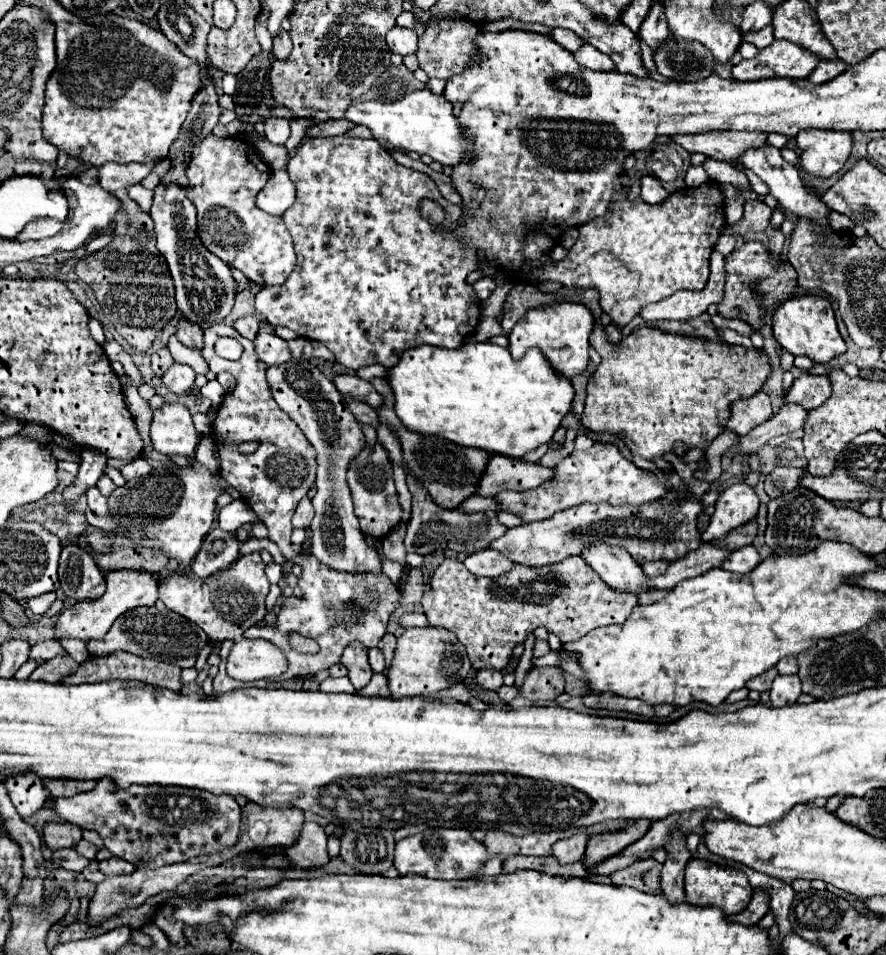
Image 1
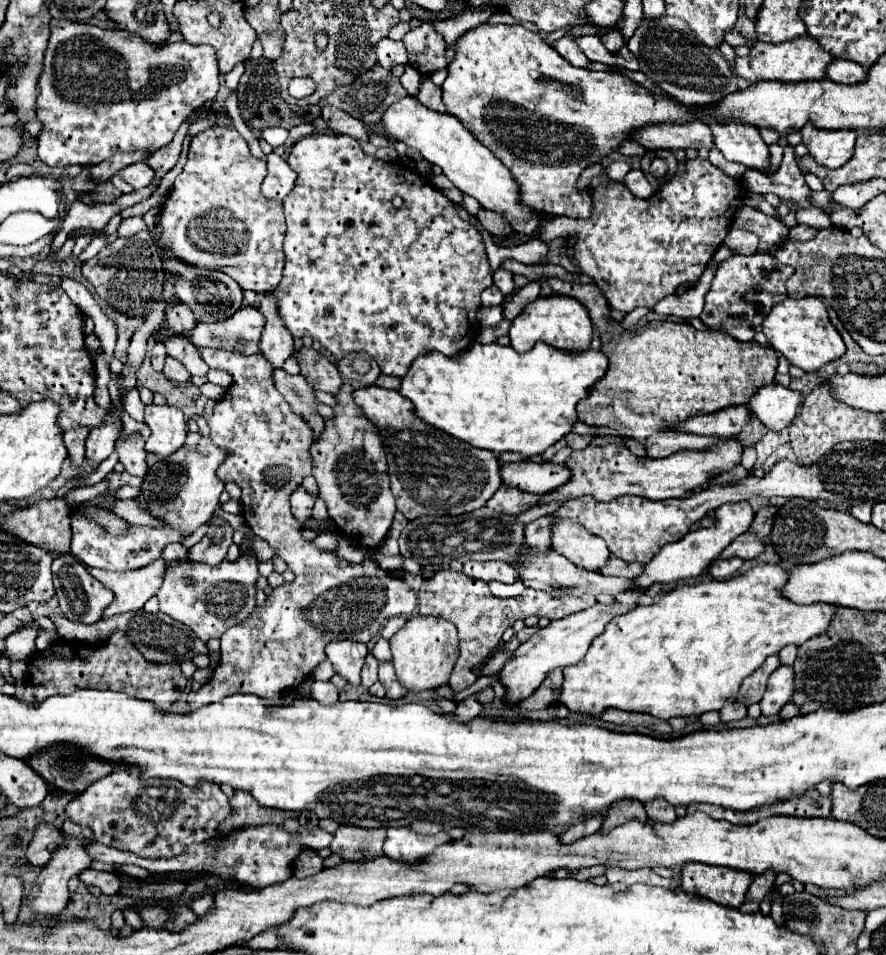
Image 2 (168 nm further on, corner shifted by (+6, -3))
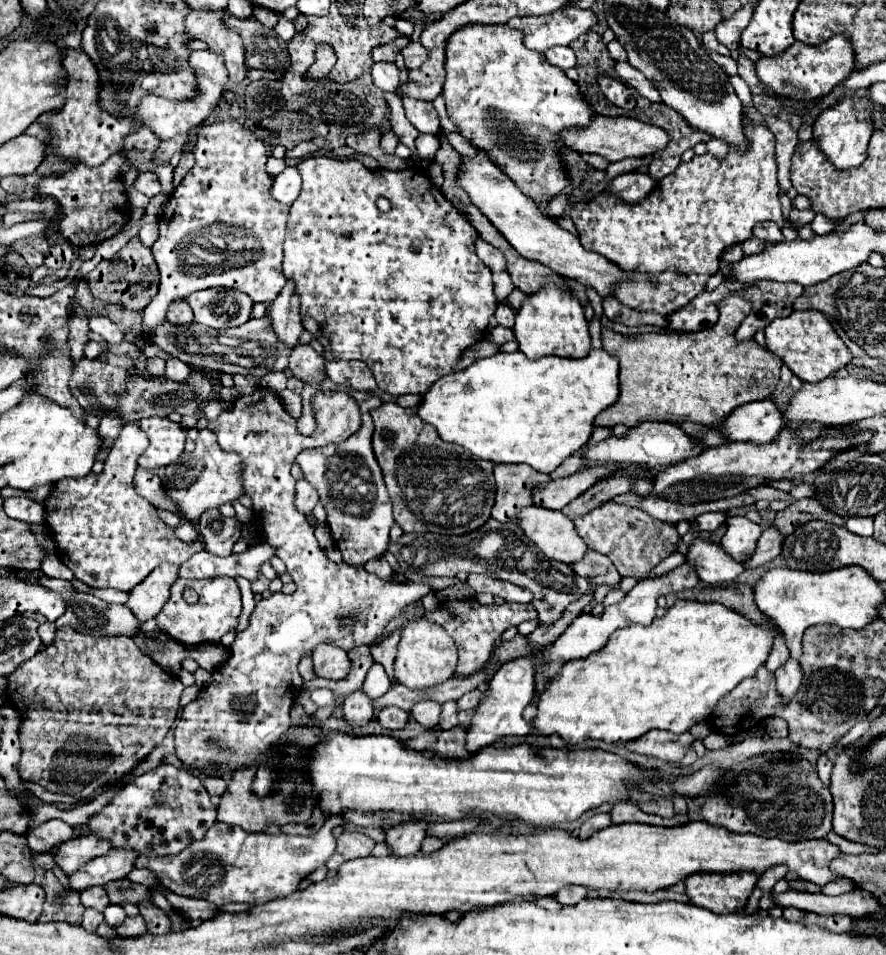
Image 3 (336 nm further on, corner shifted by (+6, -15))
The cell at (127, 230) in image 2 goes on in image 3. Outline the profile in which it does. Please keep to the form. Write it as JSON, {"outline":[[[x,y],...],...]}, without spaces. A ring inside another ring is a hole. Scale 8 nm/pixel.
{"outline":[[[146,224],[146,226],[140,230],[138,238],[142,240],[142,244],[146,244],[146,246],[150,248],[150,246],[156,242],[156,238],[158,238],[158,224]]]}

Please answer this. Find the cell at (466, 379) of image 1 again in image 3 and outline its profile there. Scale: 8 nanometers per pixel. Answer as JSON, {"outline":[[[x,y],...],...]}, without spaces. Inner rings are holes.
{"outline":[[[590,350],[586,358],[544,356],[528,360],[522,352],[498,352],[490,358],[476,360],[472,366],[442,376],[422,396],[418,418],[432,424],[446,442],[464,446],[474,456],[494,464],[528,464],[538,472],[550,474],[570,454],[586,446],[592,434],[592,420],[618,400],[618,360],[604,350]]]}

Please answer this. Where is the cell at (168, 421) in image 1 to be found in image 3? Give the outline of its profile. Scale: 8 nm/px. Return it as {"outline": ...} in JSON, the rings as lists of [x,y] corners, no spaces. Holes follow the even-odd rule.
{"outline":[[[144,418],[140,428],[148,434],[150,446],[138,458],[138,466],[146,470],[156,470],[172,464],[184,452],[186,432],[180,424],[168,418]]]}

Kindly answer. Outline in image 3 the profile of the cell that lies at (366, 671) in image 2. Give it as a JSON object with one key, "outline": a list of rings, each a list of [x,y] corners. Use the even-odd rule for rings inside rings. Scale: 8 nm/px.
{"outline":[[[356,690],[344,700],[344,718],[350,720],[354,728],[364,726],[372,718],[372,714],[374,714],[374,706],[364,690]]]}

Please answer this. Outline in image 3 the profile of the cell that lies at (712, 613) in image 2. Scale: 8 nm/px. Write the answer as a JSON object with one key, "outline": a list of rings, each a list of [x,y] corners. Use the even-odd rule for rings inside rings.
{"outline":[[[676,600],[676,604],[670,606],[662,618],[654,618],[654,622],[650,626],[626,626],[626,628],[620,628],[620,630],[616,630],[610,636],[610,642],[600,652],[594,652],[594,654],[590,654],[584,660],[566,662],[564,668],[560,670],[558,678],[554,680],[554,684],[550,682],[550,686],[546,688],[546,692],[540,696],[540,700],[538,700],[538,714],[534,718],[534,726],[538,728],[538,734],[546,734],[548,736],[548,734],[554,734],[556,732],[568,744],[578,744],[584,738],[600,738],[600,740],[606,740],[606,742],[626,742],[626,740],[634,740],[634,738],[646,734],[652,728],[668,730],[668,732],[674,732],[674,734],[688,732],[696,722],[706,720],[710,716],[710,712],[714,712],[718,700],[722,700],[742,680],[752,678],[756,674],[756,670],[760,666],[764,666],[766,656],[770,654],[770,648],[774,646],[774,640],[778,636],[780,636],[780,630],[770,620],[766,620],[764,624],[754,624],[752,620],[746,620],[746,616],[742,616],[740,612],[736,612],[732,608],[726,608],[724,604],[718,604],[718,602]]]}

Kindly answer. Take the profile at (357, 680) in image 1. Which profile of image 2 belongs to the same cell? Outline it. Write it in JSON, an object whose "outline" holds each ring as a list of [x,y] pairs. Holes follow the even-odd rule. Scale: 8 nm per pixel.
{"outline":[[[340,640],[326,644],[326,656],[332,662],[336,674],[346,678],[350,684],[360,686],[360,668],[364,664],[364,658],[368,654],[366,644],[352,642],[352,640]]]}

